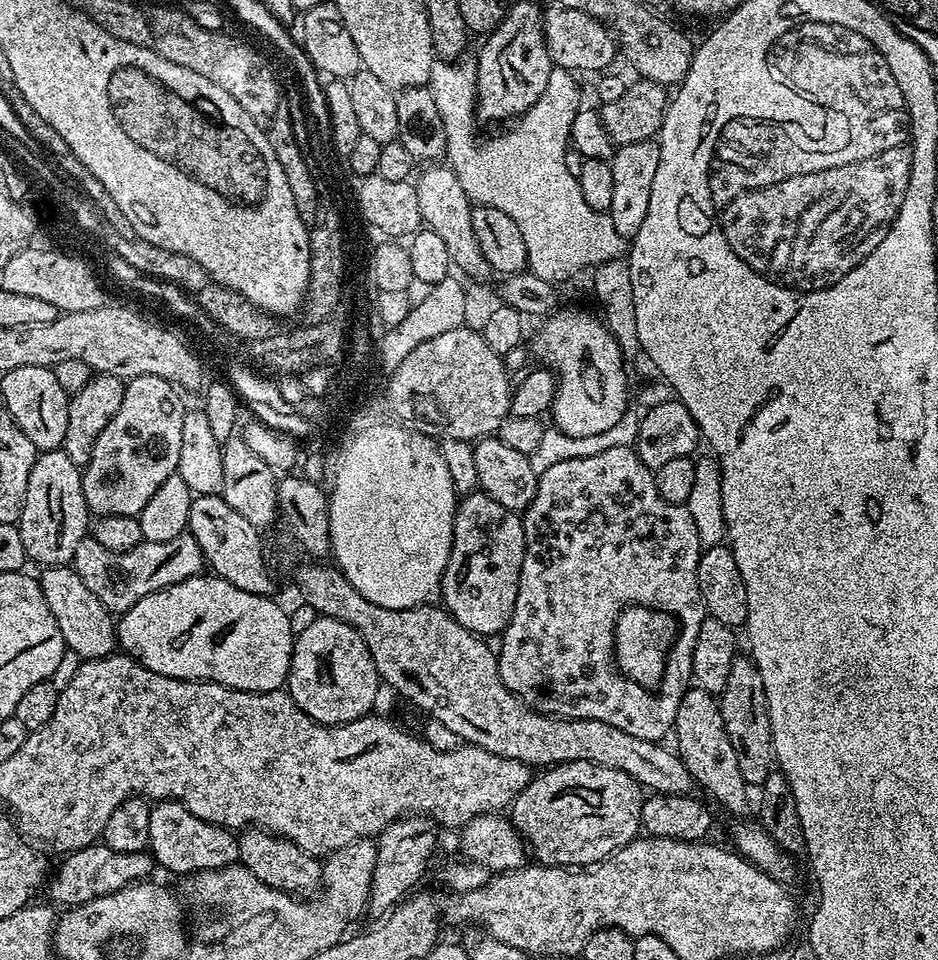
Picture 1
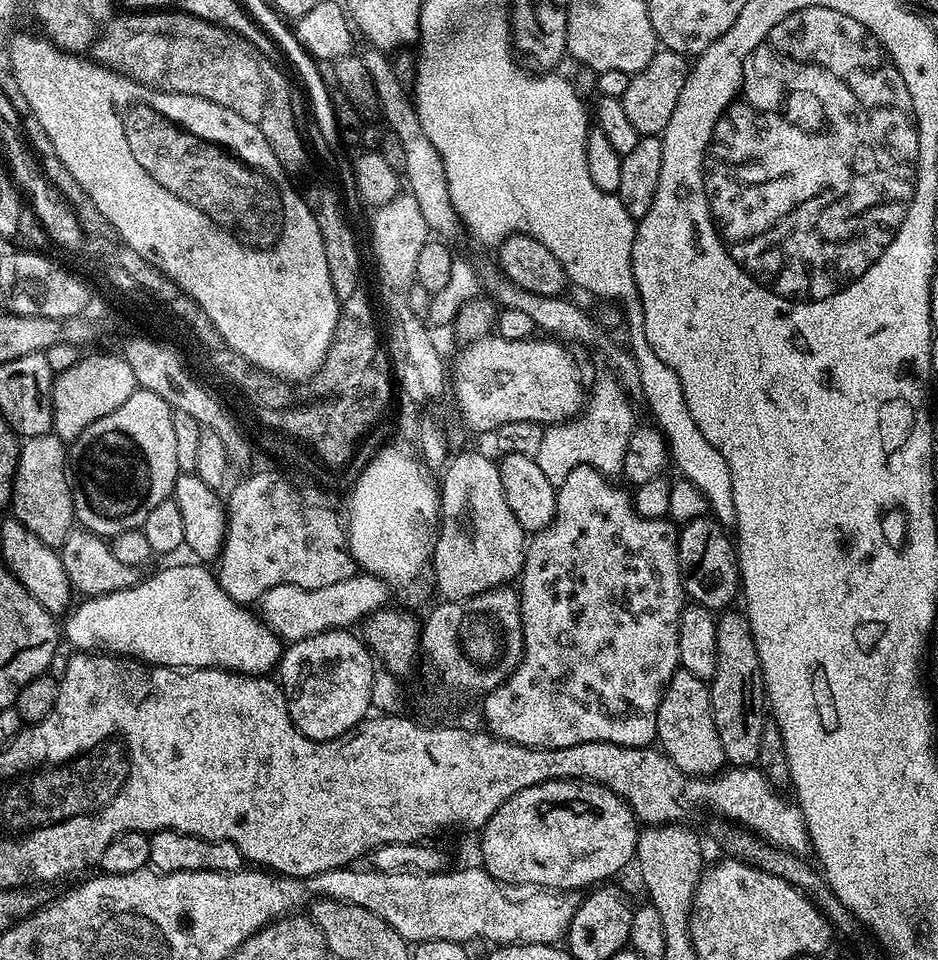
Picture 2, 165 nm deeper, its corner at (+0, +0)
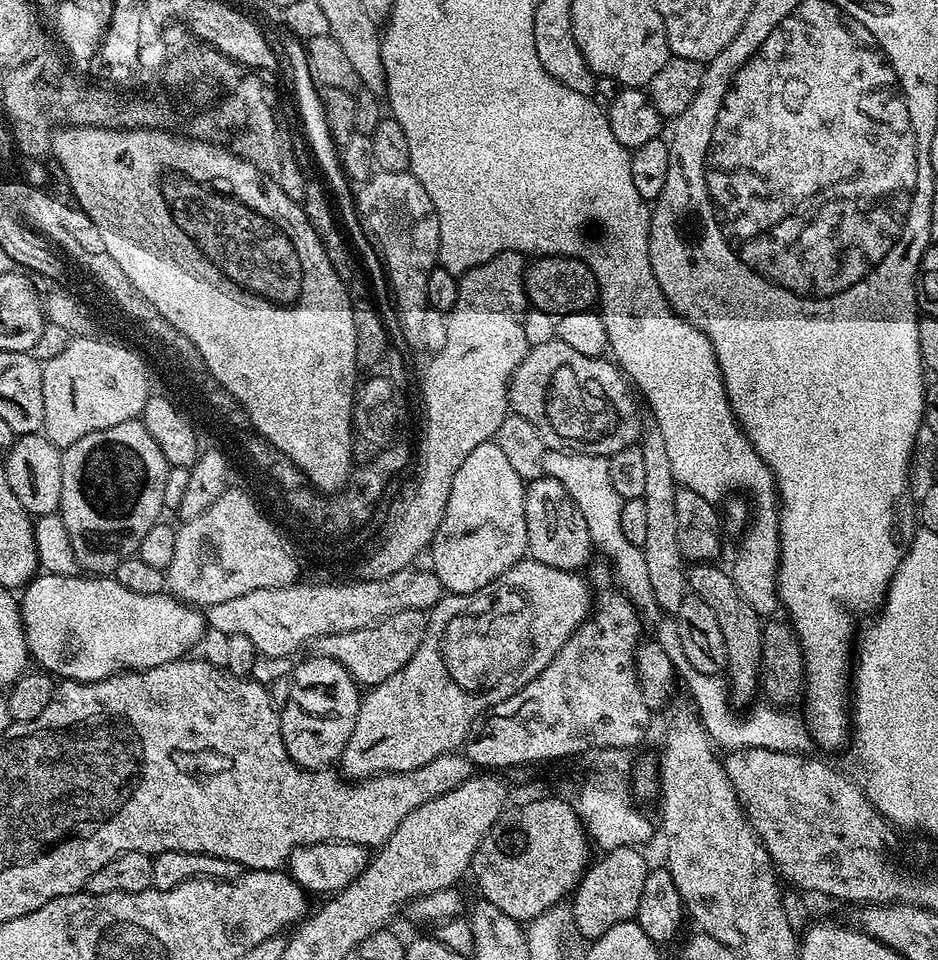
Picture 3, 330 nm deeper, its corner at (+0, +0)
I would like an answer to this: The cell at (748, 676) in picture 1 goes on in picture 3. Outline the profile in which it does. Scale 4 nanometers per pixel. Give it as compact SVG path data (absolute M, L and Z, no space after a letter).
M716 562L693 563L687 569L688 586L698 598L702 598L702 602L706 602L706 606L710 606L710 610L714 610L714 614L718 618L718 627L722 630L722 642L726 642L726 687L729 701L735 702L737 705L744 703L747 705L752 702L747 702L747 700L758 696L760 655L762 654L762 618L750 606L750 602L746 602L746 598L742 598L738 586L732 581L731 571L724 569L723 572L718 565L719 563Z

